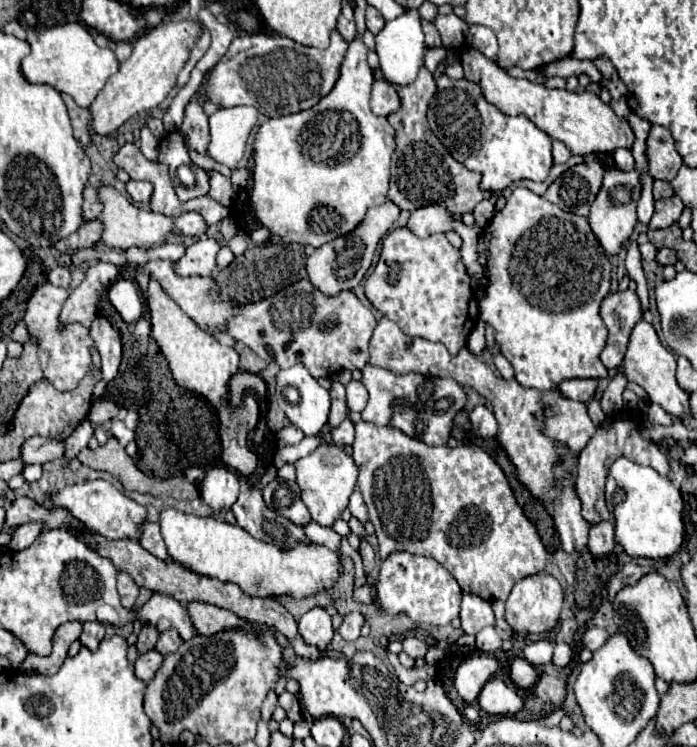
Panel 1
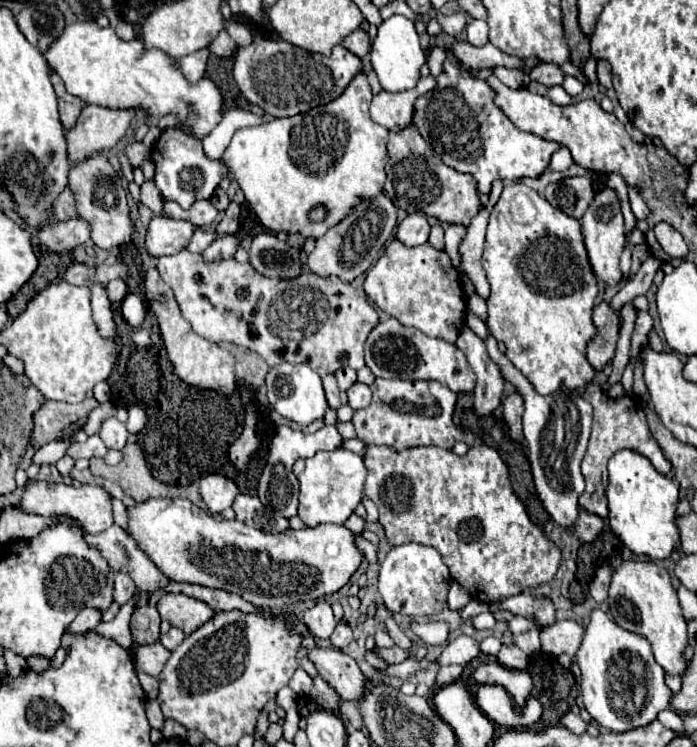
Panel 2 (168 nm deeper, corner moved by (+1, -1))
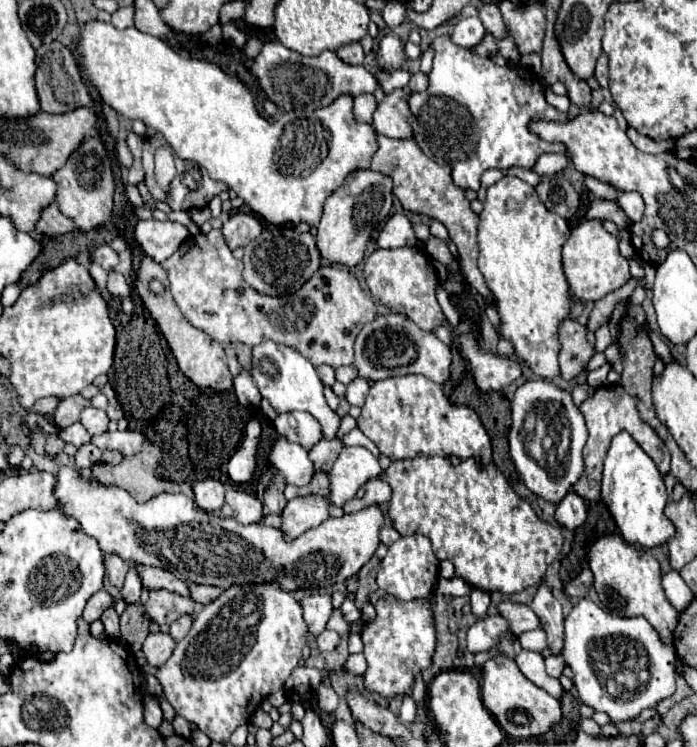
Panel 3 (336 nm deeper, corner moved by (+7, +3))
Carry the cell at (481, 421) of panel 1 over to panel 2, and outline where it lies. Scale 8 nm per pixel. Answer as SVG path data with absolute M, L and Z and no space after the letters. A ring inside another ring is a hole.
M463 327L459 331L459 337L455 345L465 353L473 373L477 375L475 383L475 411L479 415L491 415L505 395L505 377L495 361L491 361L485 341L477 337L469 327Z

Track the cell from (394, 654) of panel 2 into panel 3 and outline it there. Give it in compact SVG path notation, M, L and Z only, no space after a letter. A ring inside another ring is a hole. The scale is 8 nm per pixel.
M395 597L379 599L377 605L377 617L371 623L365 623L361 639L365 645L365 659L367 659L367 671L365 671L365 687L383 695L383 697L395 697L401 693L409 693L413 685L413 675L427 669L431 665L431 657L435 651L435 629L433 629L433 615L429 609L429 603L425 599L419 601L399 601Z

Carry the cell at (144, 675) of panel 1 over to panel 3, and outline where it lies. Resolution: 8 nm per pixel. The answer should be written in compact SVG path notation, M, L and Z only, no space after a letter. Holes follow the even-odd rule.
M149 633L149 637L145 639L141 651L145 655L145 661L149 667L159 667L163 665L171 653L175 649L175 641L167 635L167 633Z

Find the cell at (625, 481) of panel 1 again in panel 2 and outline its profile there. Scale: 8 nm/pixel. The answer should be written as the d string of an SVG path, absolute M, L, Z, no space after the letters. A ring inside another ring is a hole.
M621 449L609 459L607 499L609 525L635 555L667 559L673 553L679 543L679 529L675 525L679 487L661 475L645 455L633 449Z

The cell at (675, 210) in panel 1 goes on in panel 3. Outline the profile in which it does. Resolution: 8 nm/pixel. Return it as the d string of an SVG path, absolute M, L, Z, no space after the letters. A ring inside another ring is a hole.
M599 201L593 203L591 209L587 211L589 219L611 219L613 223L617 223L619 227L629 227L629 217L625 215L625 211L621 211L621 207L617 207L617 203L611 201Z

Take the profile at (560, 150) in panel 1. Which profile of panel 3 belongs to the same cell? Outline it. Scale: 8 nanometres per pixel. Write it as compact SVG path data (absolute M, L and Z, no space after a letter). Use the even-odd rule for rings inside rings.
M543 153L533 171L539 175L555 175L567 167L567 155L565 153Z

